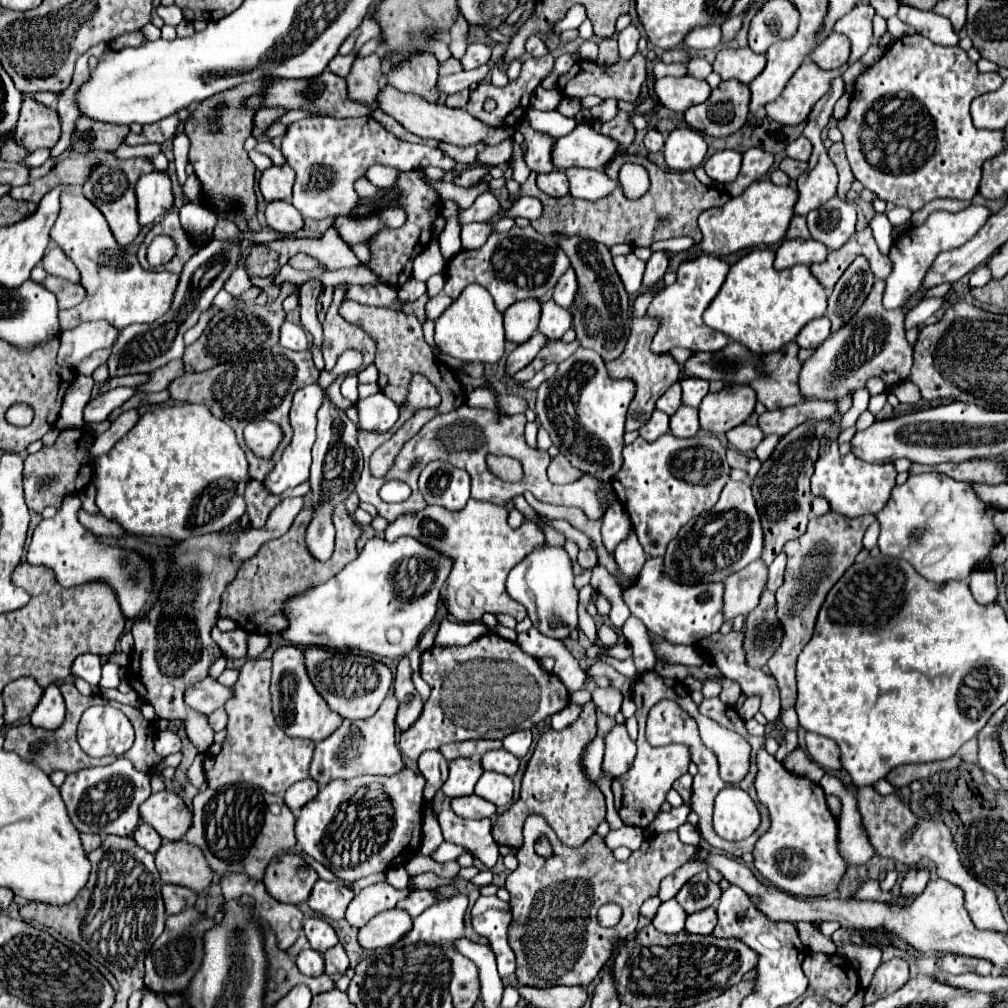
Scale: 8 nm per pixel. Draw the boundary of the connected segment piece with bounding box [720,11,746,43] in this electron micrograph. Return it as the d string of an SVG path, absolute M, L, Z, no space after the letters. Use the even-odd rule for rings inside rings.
M746 11L740 13L740 15L736 15L736 17L726 19L726 21L720 25L720 31L722 31L722 43L730 43L730 41L736 37L736 33L738 33L740 27L742 27L744 15L746 15Z

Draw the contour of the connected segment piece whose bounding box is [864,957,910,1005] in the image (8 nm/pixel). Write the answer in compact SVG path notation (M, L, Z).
M890 959L886 963L882 963L874 977L872 983L866 989L864 995L864 1005L870 1005L872 1001L878 1001L880 997L886 997L888 993L894 993L896 989L900 989L900 985L904 985L904 981L908 981L908 963L904 959Z

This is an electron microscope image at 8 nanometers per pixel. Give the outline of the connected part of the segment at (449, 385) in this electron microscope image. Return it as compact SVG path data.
M342 301L340 305L340 315L348 321L354 323L358 327L362 327L376 343L376 359L374 365L380 371L380 391L388 397L392 397L398 405L406 403L406 395L408 395L408 383L412 381L414 375L424 375L440 393L442 403L438 407L440 413L448 413L456 407L460 407L466 401L466 389L464 385L456 379L454 371L444 365L440 359L434 357L430 345L424 341L422 335L422 325L416 319L416 315L406 313L406 311L392 311L386 307L366 307L360 305L356 301Z

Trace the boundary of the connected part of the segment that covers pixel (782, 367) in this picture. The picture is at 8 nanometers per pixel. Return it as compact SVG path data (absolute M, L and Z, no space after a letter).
M792 341L784 345L784 349L768 355L768 369L772 369L772 377L768 381L756 381L750 385L758 401L764 403L768 409L780 409L804 403L804 395L800 393L798 375L802 363L798 361L798 343Z

